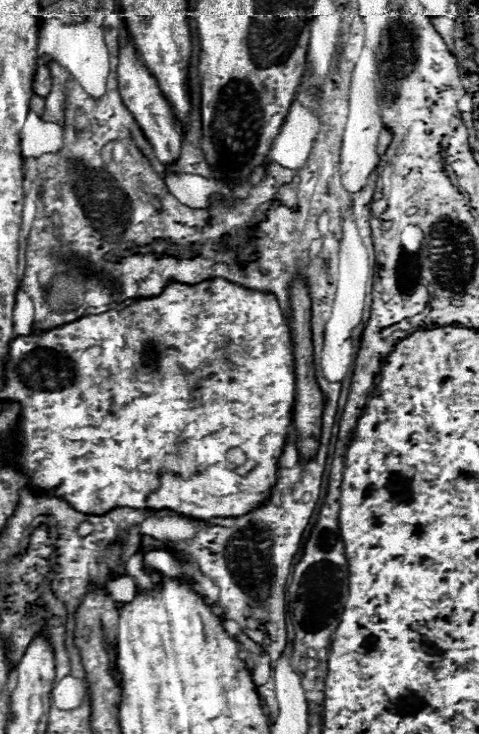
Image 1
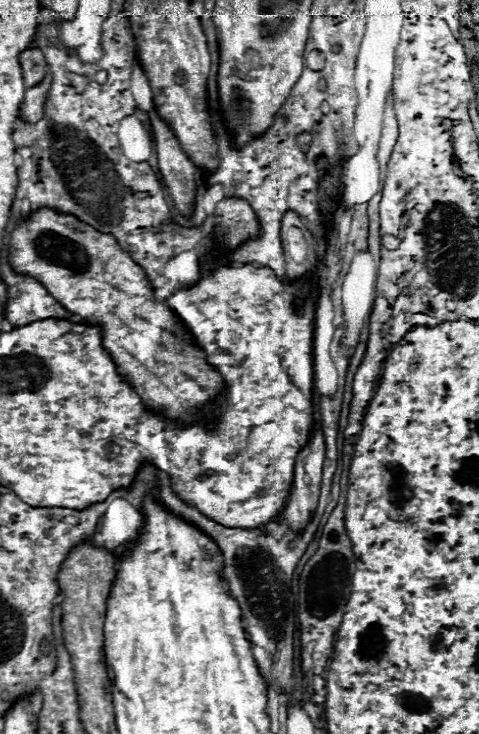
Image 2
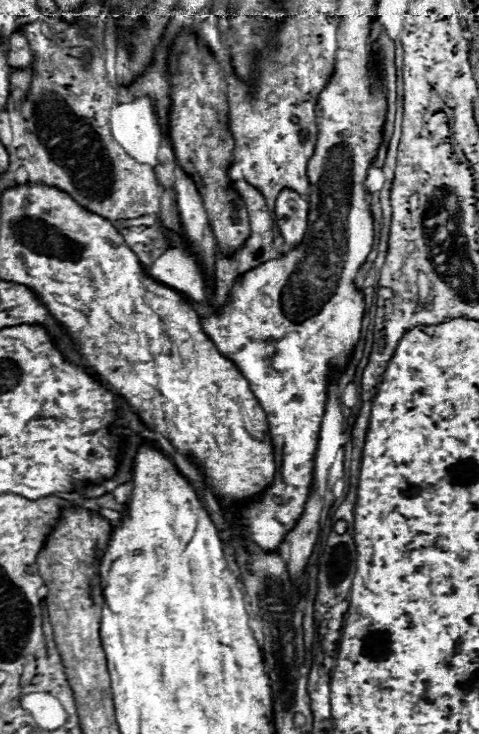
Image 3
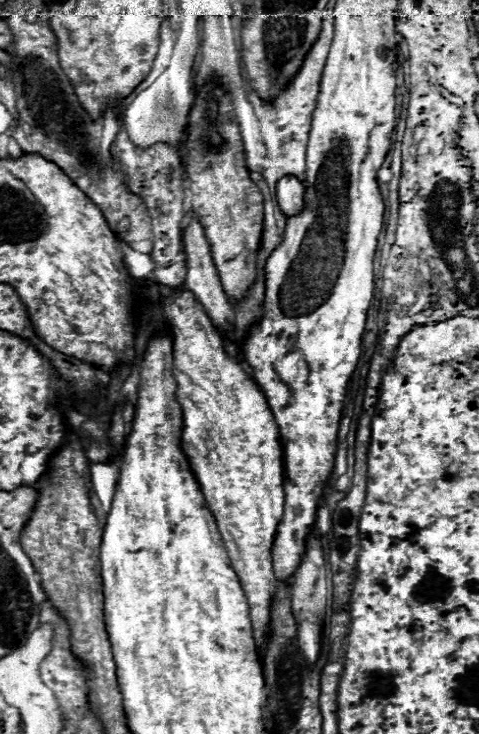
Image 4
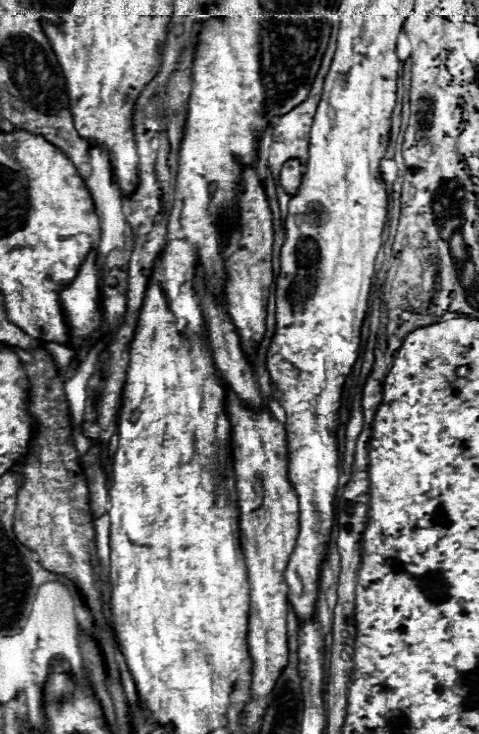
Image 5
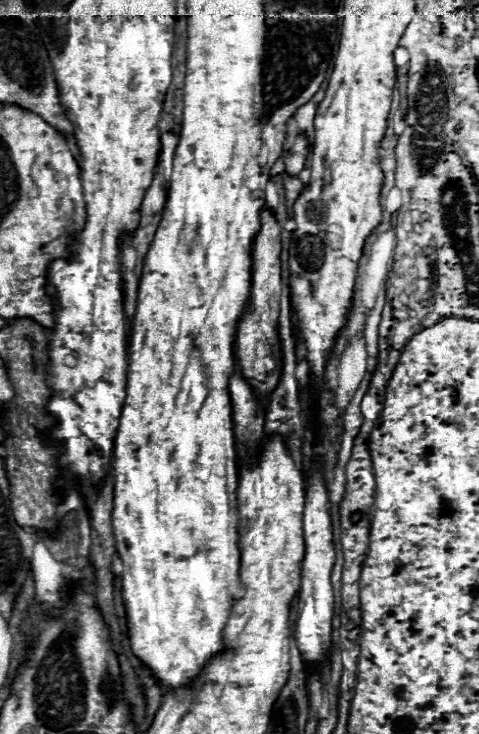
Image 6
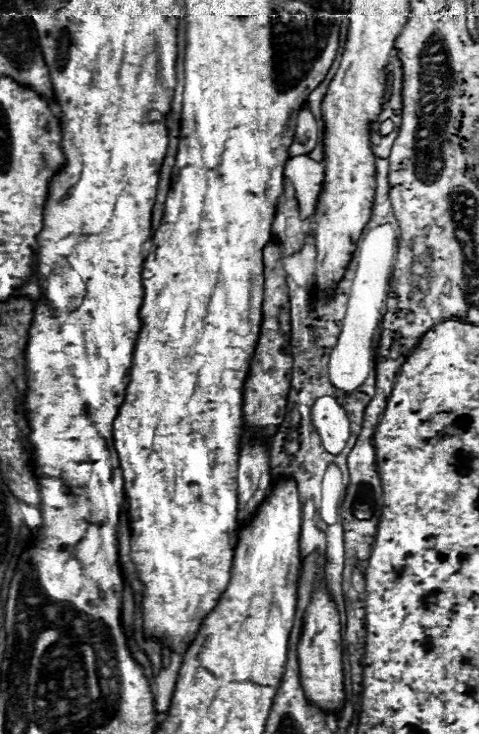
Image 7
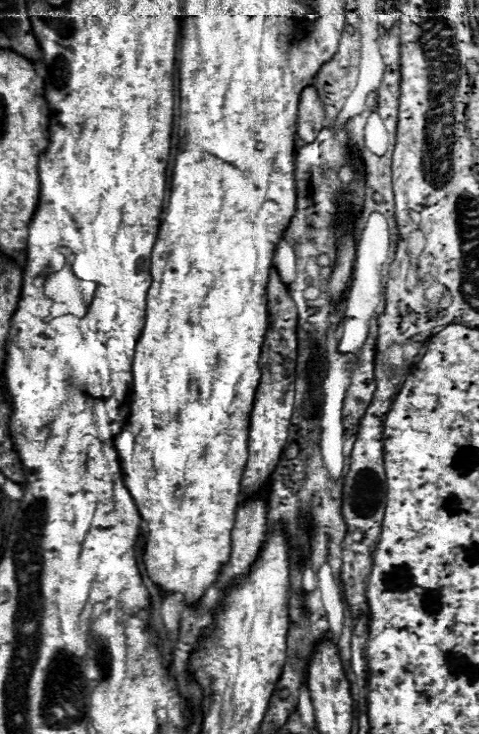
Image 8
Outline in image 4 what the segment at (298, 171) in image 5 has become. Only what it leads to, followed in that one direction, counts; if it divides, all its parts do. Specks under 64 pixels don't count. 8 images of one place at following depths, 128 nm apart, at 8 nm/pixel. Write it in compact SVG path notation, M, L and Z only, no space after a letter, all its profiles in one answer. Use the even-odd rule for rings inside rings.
M286 176L278 180L276 196L278 196L280 210L286 216L298 214L304 208L304 184L294 176Z

